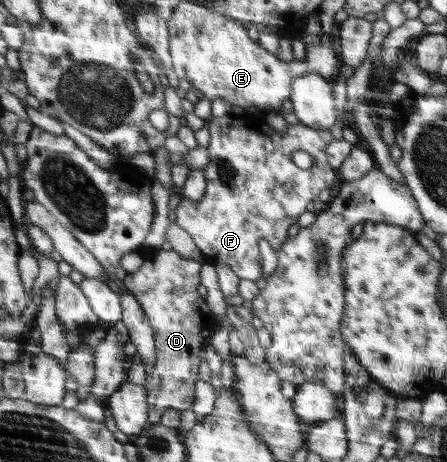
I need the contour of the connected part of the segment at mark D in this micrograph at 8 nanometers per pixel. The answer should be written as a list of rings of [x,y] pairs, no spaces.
[[[158,250],[152,260],[145,260],[143,265],[133,273],[127,273],[122,288],[131,292],[143,308],[146,318],[148,318],[150,327],[153,330],[155,338],[156,364],[153,370],[147,374],[144,384],[149,389],[149,423],[158,424],[161,422],[162,413],[166,409],[188,410],[195,401],[194,382],[196,382],[196,372],[198,372],[198,350],[200,346],[210,338],[212,328],[216,328],[216,318],[204,299],[198,293],[198,286],[201,284],[199,272],[204,261],[195,261],[175,250]]]

